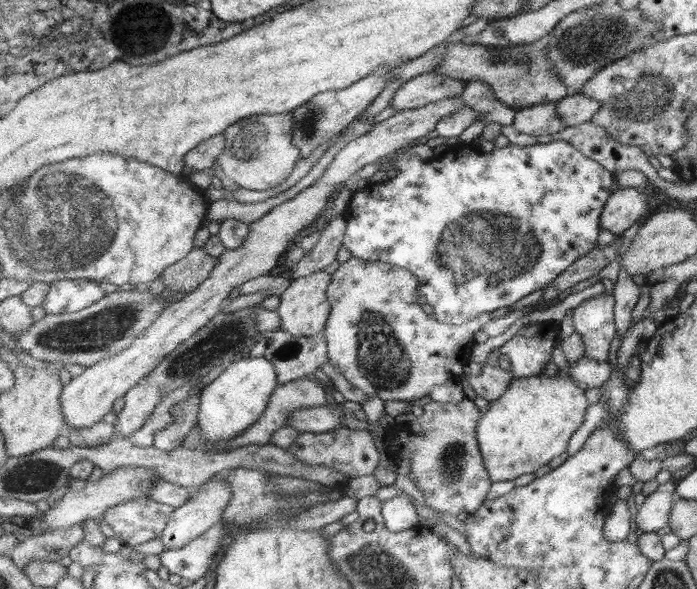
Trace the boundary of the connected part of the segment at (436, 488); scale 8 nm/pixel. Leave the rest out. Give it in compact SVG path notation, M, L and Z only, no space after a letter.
M465 398L459 403L431 401L424 406L425 413L406 428L406 444L402 457L411 459L412 481L423 491L428 506L435 512L465 517L482 506L490 480L483 458L480 458L476 424L481 421L474 400Z

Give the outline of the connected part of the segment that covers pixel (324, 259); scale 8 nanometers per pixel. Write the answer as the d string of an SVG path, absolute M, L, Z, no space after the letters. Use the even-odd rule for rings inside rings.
M344 214L335 215L321 232L321 239L316 247L297 264L296 268L286 269L280 276L286 276L295 281L326 270L330 264L334 264L338 260L338 256L340 256L338 252L342 246L345 246L348 227L348 219Z

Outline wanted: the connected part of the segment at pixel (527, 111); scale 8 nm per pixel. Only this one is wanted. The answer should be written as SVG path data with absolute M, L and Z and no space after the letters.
M556 102L539 104L515 111L512 126L521 133L540 136L556 135L566 128L566 123L556 115Z

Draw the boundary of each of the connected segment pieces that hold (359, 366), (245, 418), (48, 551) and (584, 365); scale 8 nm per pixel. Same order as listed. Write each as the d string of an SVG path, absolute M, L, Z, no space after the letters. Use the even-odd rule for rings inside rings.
M352 257L342 264L339 269L334 273L334 282L329 288L330 303L333 304L332 316L330 316L329 323L326 328L326 337L330 341L330 360L331 363L337 366L347 380L349 380L354 386L361 389L368 396L378 396L385 402L391 402L394 400L414 401L420 398L426 398L432 394L432 390L436 386L444 386L448 384L450 380L461 381L466 374L466 368L472 361L472 354L474 354L474 332L482 330L482 326L490 320L492 316L491 312L478 315L476 319L471 320L469 323L461 325L447 325L445 322L438 320L435 314L430 314L424 310L424 306L420 304L421 295L421 280L407 268L399 267L397 264L376 261L372 262L364 260L358 257Z
M250 356L231 364L222 376L203 389L198 424L203 428L203 436L217 446L222 440L233 440L238 434L249 431L266 415L274 391L280 385L278 369L266 357Z
M82 525L34 535L15 546L13 560L22 570L30 567L30 564L36 560L61 563L64 558L71 557L75 546L85 538L86 532Z
M586 354L578 361L574 361L569 370L574 384L578 384L578 388L584 391L588 388L601 389L612 375L611 364L608 360L594 360Z

